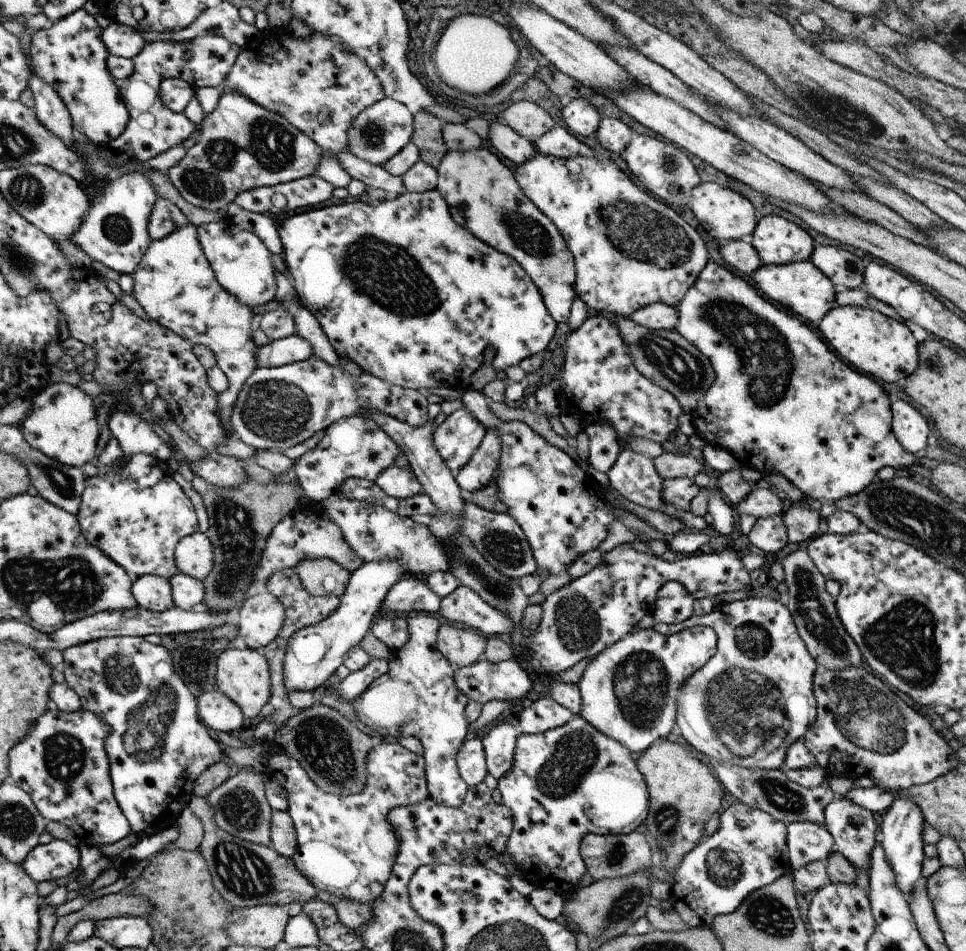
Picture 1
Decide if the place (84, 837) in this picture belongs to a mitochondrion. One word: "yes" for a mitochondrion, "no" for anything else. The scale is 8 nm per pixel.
no

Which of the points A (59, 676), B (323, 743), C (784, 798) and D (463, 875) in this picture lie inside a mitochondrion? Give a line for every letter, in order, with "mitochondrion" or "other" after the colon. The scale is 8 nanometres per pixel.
A: other
B: mitochondrion
C: mitochondrion
D: other

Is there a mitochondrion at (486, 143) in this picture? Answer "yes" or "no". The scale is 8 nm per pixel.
no

